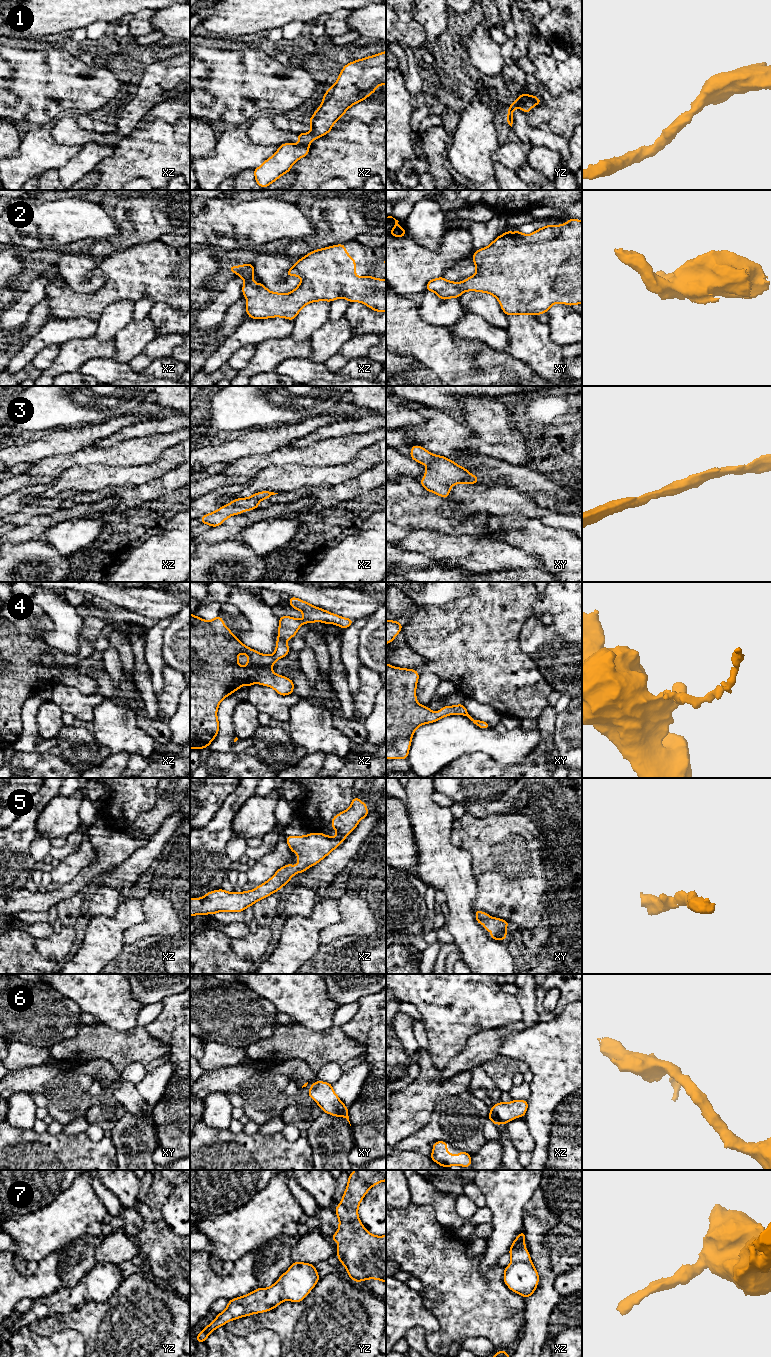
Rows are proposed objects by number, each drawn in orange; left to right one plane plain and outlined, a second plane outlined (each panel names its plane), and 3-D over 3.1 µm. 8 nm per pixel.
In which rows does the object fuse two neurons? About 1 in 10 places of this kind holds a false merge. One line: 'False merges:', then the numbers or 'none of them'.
False merges: none of them

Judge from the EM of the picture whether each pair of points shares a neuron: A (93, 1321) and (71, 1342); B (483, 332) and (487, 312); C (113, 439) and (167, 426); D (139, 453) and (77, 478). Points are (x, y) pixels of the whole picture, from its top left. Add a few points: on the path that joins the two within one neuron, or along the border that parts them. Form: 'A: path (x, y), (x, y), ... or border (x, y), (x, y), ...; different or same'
A: border (55, 1333), (76, 1330), (86, 1346); different
B: border (467, 312), (479, 314), (489, 323), (506, 329); different
C: path (126, 433), (154, 426); same
D: border (131, 464), (84, 466); different

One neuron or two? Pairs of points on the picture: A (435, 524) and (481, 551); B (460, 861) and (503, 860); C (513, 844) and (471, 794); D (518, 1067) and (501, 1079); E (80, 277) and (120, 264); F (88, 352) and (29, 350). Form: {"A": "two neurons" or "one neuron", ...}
{"A": "two neurons", "B": "two neurons", "C": "two neurons", "D": "one neuron", "E": "two neurons", "F": "two neurons"}

